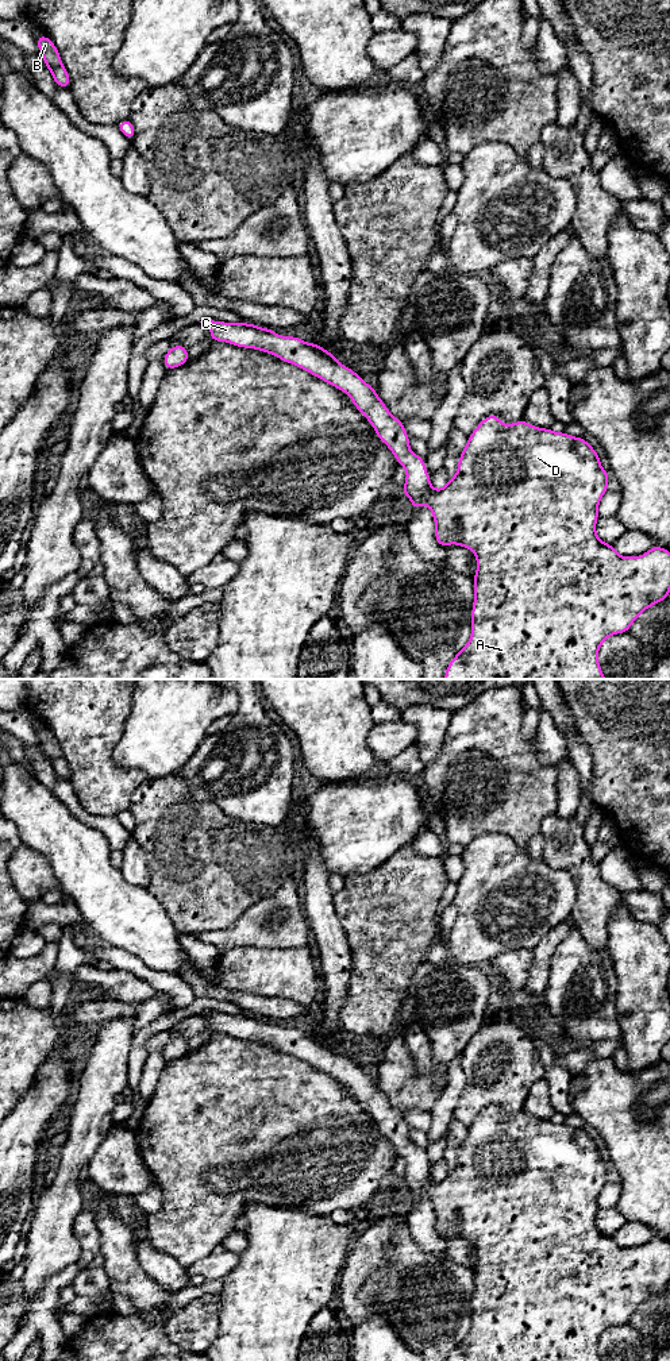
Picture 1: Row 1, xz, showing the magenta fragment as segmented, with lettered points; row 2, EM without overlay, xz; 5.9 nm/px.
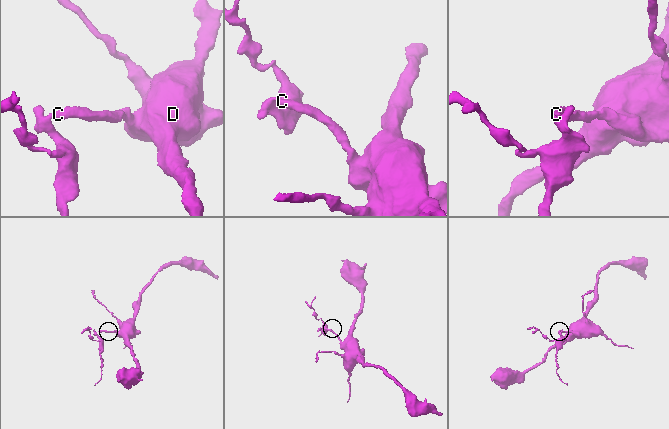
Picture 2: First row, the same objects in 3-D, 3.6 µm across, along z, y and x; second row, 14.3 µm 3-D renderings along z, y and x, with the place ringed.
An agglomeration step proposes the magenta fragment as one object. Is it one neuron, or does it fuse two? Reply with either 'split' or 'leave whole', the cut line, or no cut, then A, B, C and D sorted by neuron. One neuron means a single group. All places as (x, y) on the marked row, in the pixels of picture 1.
split; cut xz (212, 320), (210, 326); groups A C D / B

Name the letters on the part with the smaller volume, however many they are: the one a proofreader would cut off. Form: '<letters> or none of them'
B

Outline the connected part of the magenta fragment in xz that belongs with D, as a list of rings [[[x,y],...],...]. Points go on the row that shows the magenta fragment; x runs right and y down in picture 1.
[[[212,321],[209,329],[212,342],[272,354],[349,394],[377,437],[392,451],[397,464],[405,469],[401,493],[411,500],[412,509],[416,510],[423,504],[430,508],[435,521],[435,541],[443,548],[458,544],[475,555],[471,635],[448,663],[444,679],[607,679],[598,663],[601,644],[609,636],[627,633],[646,609],[669,598],[669,550],[654,545],[640,556],[621,556],[612,544],[597,536],[598,504],[608,491],[611,477],[602,469],[596,450],[584,437],[539,428],[524,419],[502,424],[497,415],[489,415],[469,435],[455,475],[436,490],[431,486],[424,458],[409,448],[404,423],[389,412],[373,386],[342,365],[332,352],[317,343],[281,336],[251,323]]]

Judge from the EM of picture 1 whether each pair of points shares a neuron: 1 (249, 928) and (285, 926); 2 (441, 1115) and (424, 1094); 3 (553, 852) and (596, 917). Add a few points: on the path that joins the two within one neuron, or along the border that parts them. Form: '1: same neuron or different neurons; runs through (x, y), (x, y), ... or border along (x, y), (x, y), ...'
1: same neuron; runs through (258, 926), (276, 926)
2: different neurons; border along (447, 1080), (430, 1110)
3: same neuron; runs through (570, 863), (588, 881), (595, 899)

